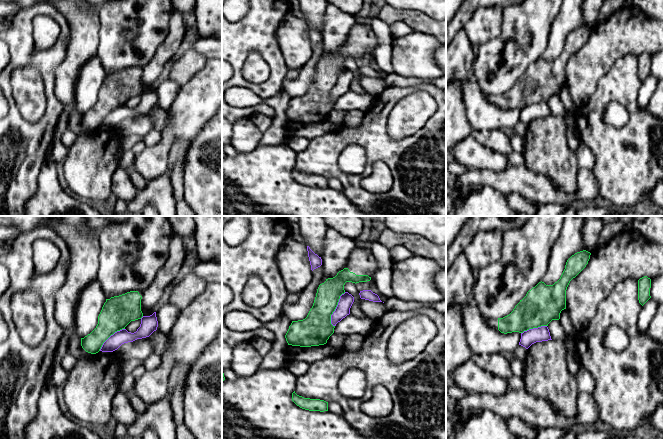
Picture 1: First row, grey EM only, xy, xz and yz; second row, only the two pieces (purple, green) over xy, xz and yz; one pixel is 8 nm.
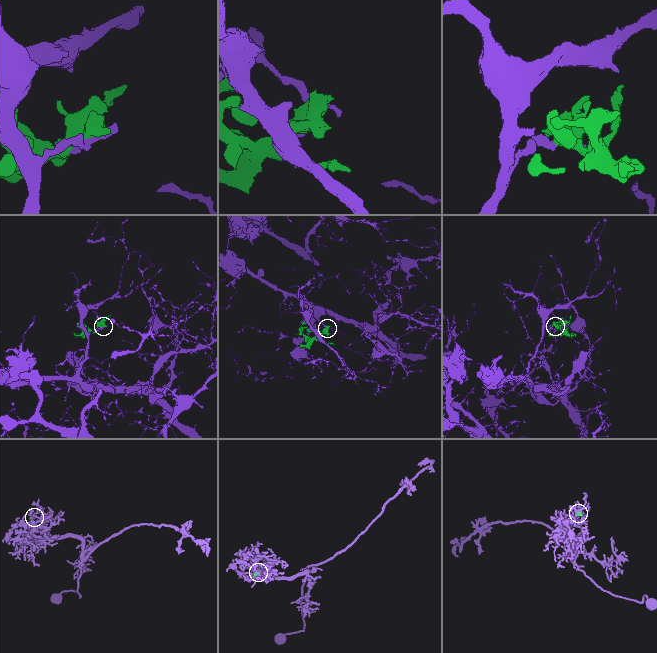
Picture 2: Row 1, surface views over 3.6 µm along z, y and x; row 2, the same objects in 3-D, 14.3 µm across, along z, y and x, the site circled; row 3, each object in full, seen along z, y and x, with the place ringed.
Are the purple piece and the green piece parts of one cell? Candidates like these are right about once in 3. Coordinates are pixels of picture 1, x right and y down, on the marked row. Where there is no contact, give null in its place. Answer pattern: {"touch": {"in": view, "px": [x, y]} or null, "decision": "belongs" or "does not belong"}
{"touch": {"in": "xz", "px": [335, 309]}, "decision": "does not belong"}

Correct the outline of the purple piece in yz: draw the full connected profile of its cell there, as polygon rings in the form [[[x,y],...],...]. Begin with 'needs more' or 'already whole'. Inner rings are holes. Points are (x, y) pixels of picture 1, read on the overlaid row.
already whole; [[[547,326],[529,329],[521,333],[519,345],[528,349],[536,342],[552,340]]]

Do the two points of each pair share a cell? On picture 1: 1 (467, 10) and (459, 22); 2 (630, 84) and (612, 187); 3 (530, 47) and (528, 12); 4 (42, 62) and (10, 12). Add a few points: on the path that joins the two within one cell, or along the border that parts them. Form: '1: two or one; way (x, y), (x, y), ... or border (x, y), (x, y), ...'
1: one; way (465, 13), (460, 19)
2: one; way (634, 110), (638, 116), (638, 154), (631, 161)
3: one; way (528, 38), (528, 21)
4: two; border (20, 10), (11, 20)

